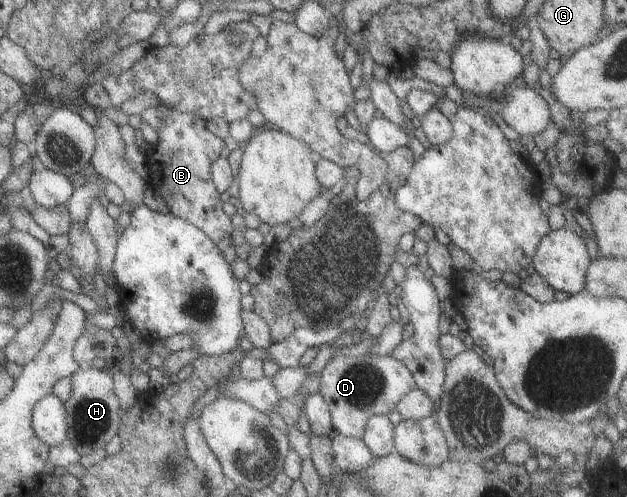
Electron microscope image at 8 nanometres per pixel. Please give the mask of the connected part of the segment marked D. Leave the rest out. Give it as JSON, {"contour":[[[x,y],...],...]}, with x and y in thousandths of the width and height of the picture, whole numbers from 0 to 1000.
{"contour":[[[536,716],[522,724],[509,748],[506,791],[515,801],[526,837],[531,869],[574,883],[582,849],[598,835],[624,829],[636,801],[656,789],[660,761],[649,738],[624,716]]]}

